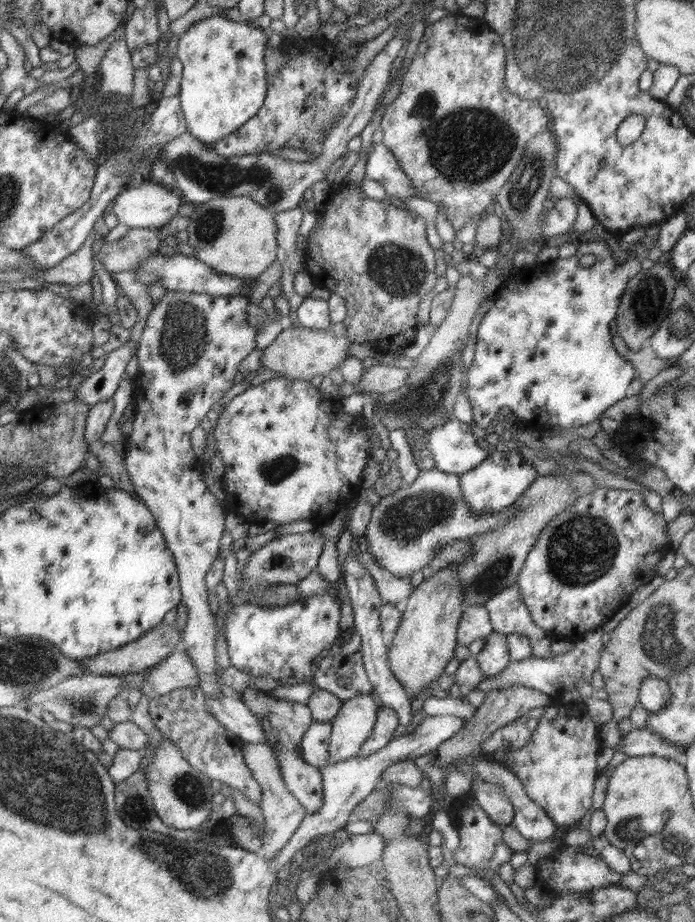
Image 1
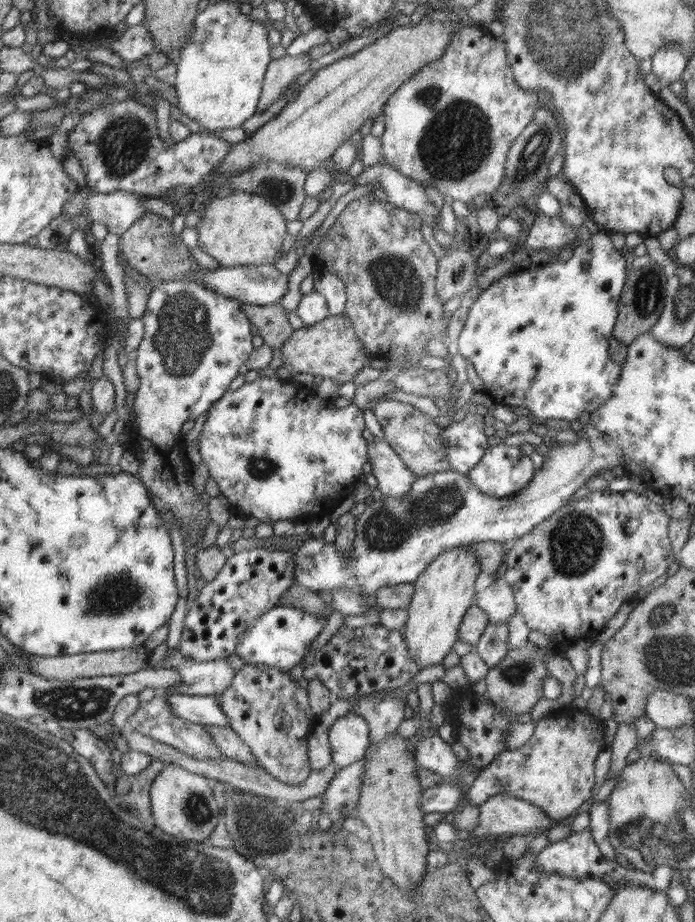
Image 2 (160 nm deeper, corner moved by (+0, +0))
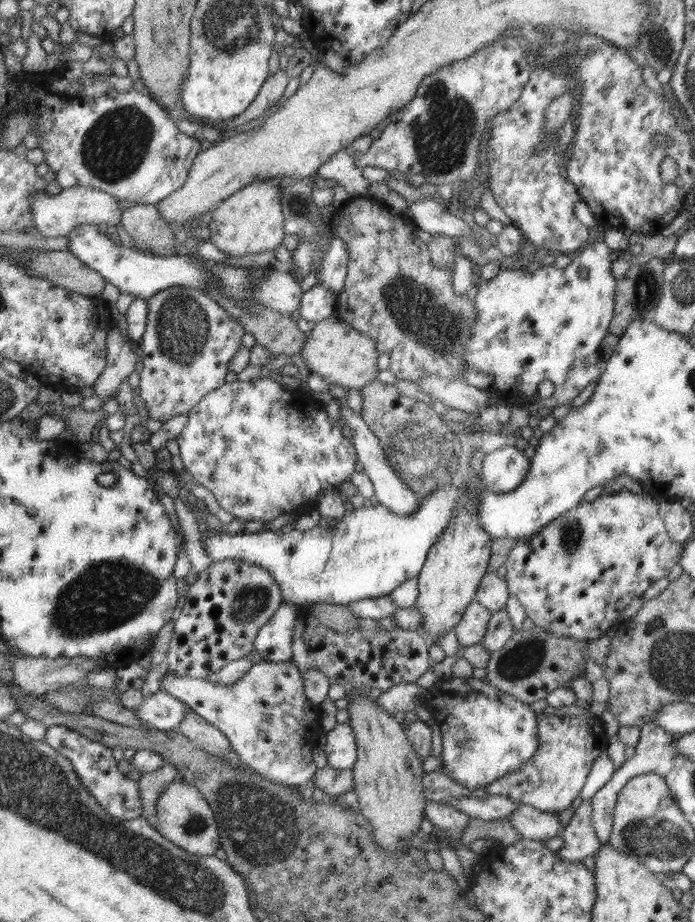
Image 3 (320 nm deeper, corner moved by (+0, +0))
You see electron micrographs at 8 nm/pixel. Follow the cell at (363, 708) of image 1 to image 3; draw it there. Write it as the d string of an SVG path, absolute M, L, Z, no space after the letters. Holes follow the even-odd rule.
M337 723L335 728L326 733L327 765L338 770L352 769L358 753L354 731L349 723Z

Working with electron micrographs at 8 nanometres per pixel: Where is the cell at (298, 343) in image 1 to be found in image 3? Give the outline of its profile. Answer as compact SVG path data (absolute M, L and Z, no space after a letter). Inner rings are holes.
M332 314L315 324L314 329L306 334L304 348L300 354L309 370L319 374L333 384L348 388L361 389L369 382L376 380L379 372L377 367L380 353L374 343L366 334L352 329L336 314Z

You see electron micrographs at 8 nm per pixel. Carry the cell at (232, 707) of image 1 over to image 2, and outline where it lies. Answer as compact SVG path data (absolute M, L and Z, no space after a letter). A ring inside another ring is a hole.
M163 694L170 703L174 715L200 725L230 728L224 711L220 709L220 698L216 695L188 696Z

